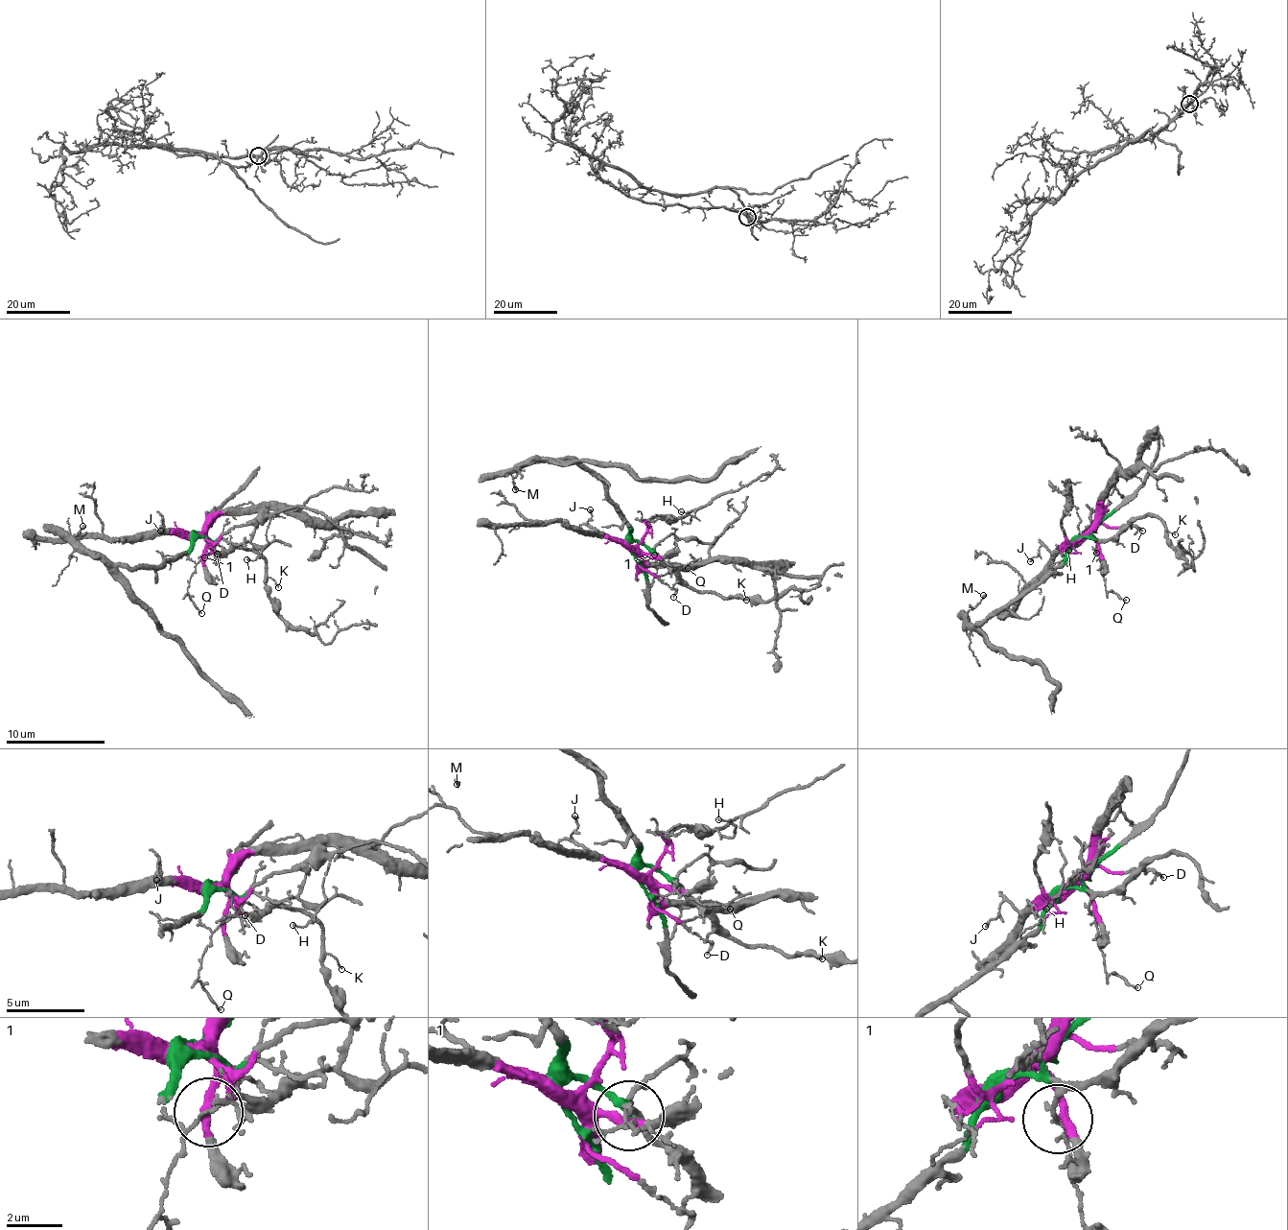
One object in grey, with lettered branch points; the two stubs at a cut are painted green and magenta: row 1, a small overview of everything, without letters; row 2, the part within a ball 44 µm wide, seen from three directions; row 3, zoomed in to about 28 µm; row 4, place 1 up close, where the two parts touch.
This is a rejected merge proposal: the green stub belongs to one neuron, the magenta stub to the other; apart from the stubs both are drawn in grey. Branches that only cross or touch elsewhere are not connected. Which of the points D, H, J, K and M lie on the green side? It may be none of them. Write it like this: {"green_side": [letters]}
{"green_side": ["D", "K", "M"]}

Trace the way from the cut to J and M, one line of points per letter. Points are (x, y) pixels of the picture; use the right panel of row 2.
J: (1086, 534), (1061, 549), (1042, 546), (1029, 560)
M: (1086, 534), (1076, 540), (1060, 564), (969, 629), (962, 626), (963, 615), (984, 594)

